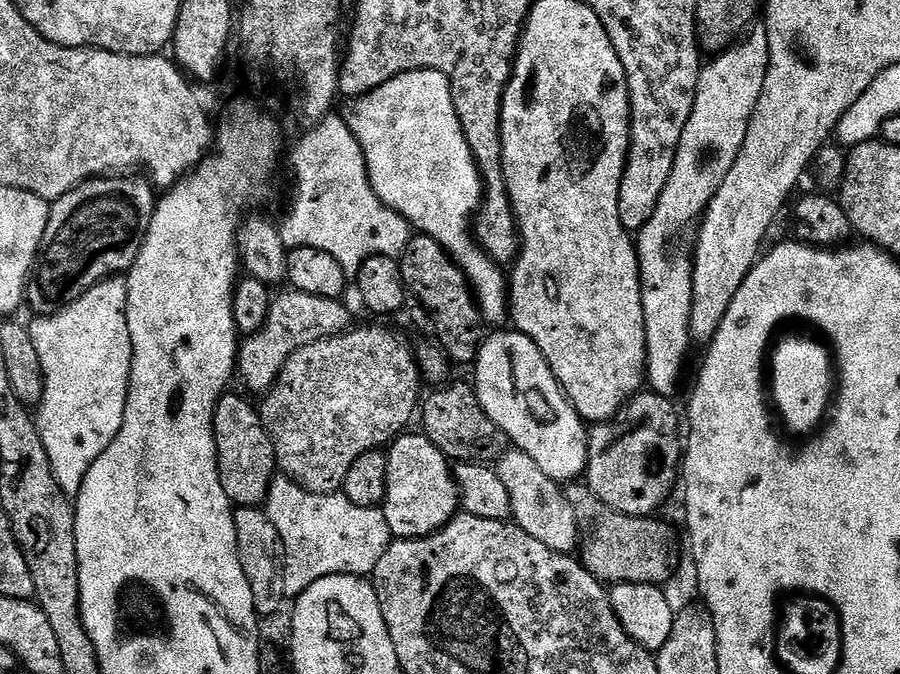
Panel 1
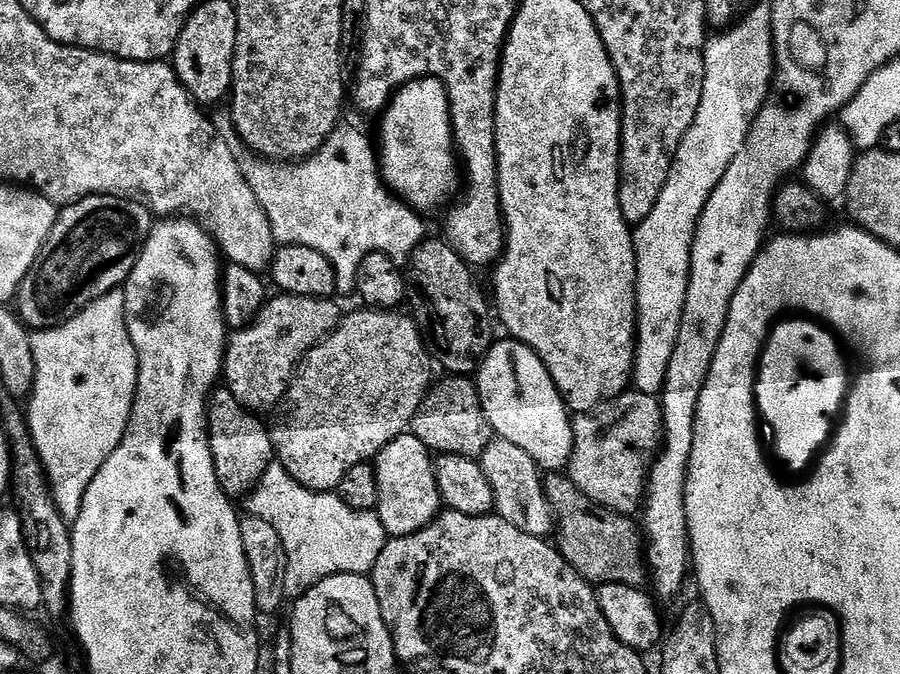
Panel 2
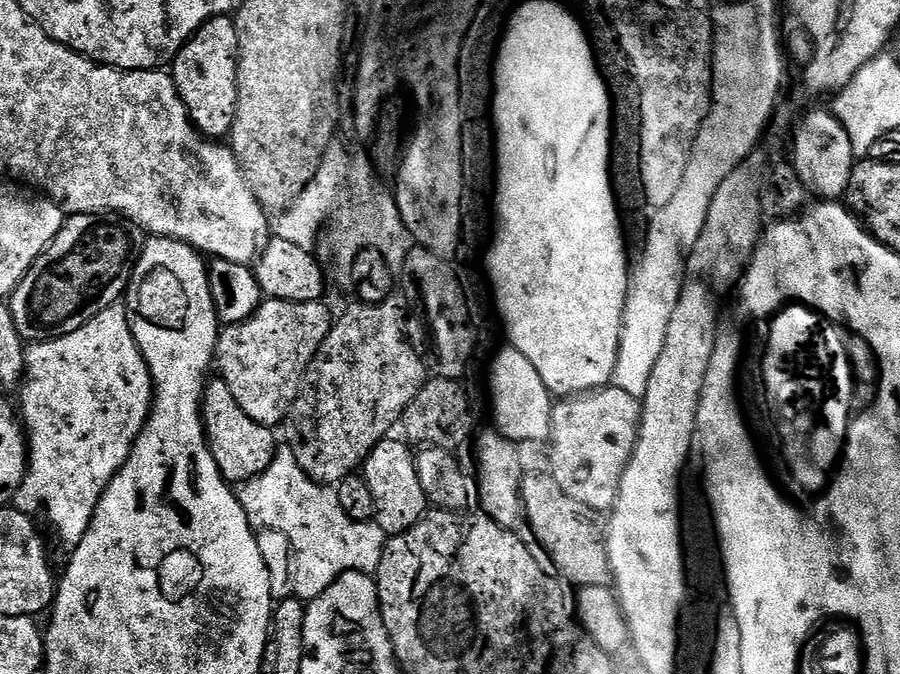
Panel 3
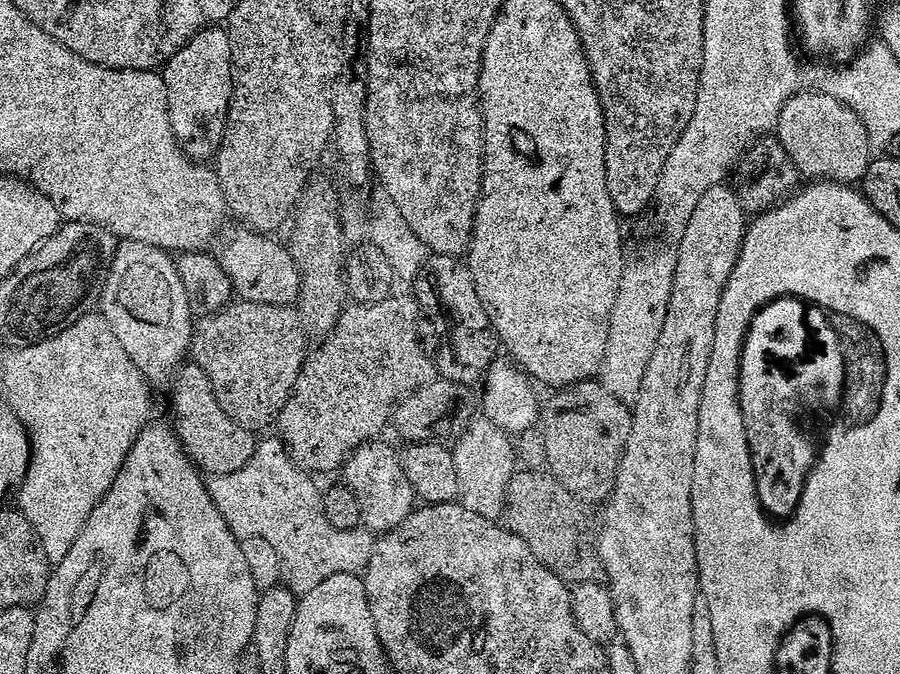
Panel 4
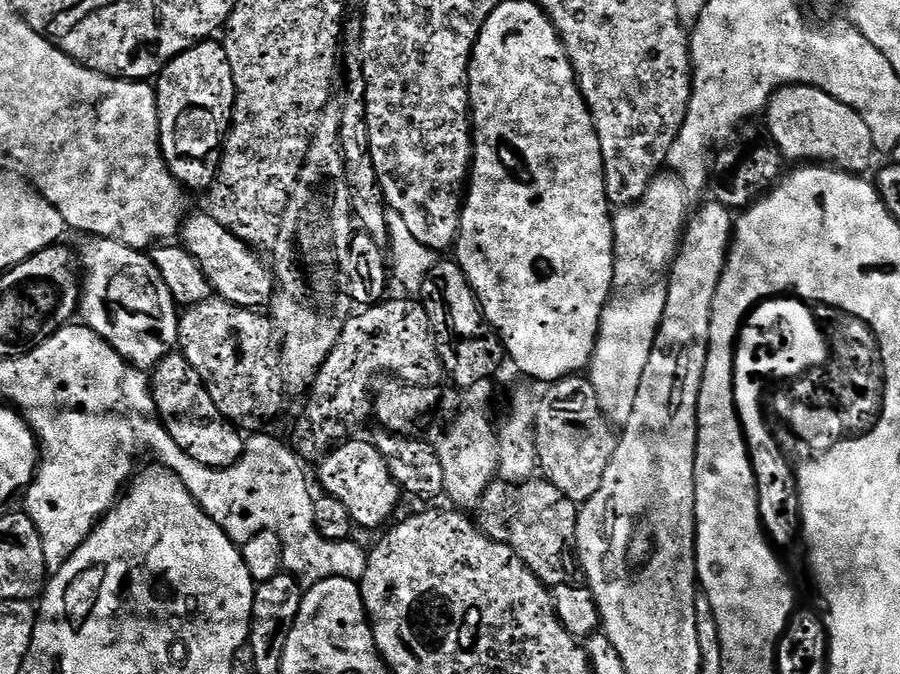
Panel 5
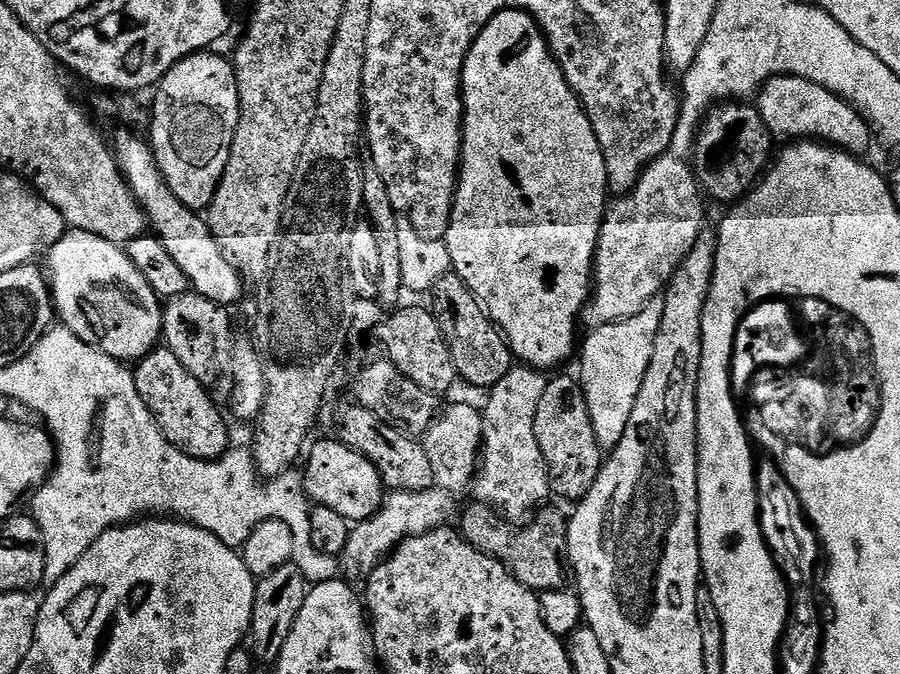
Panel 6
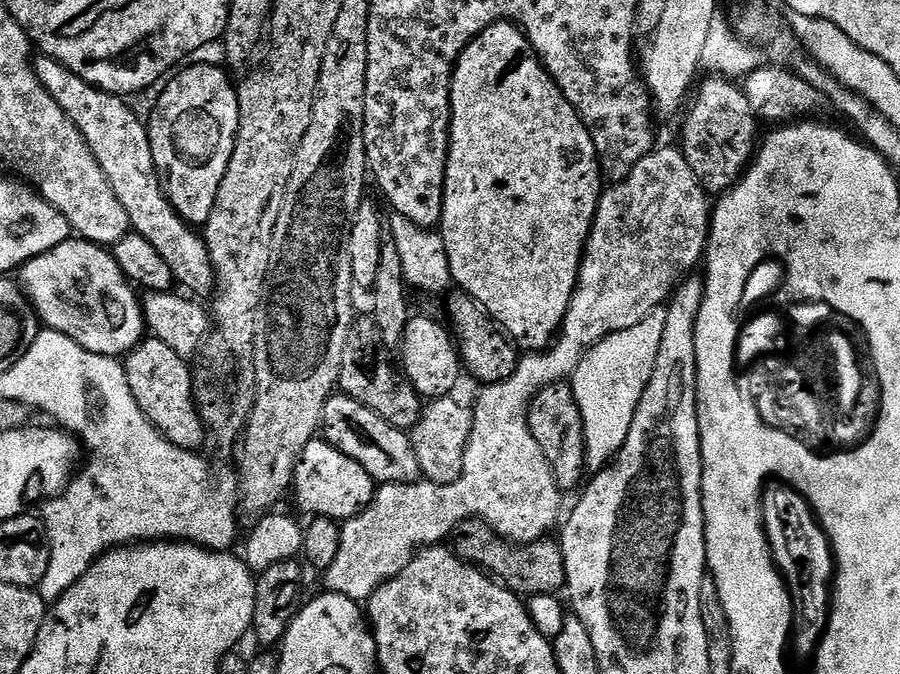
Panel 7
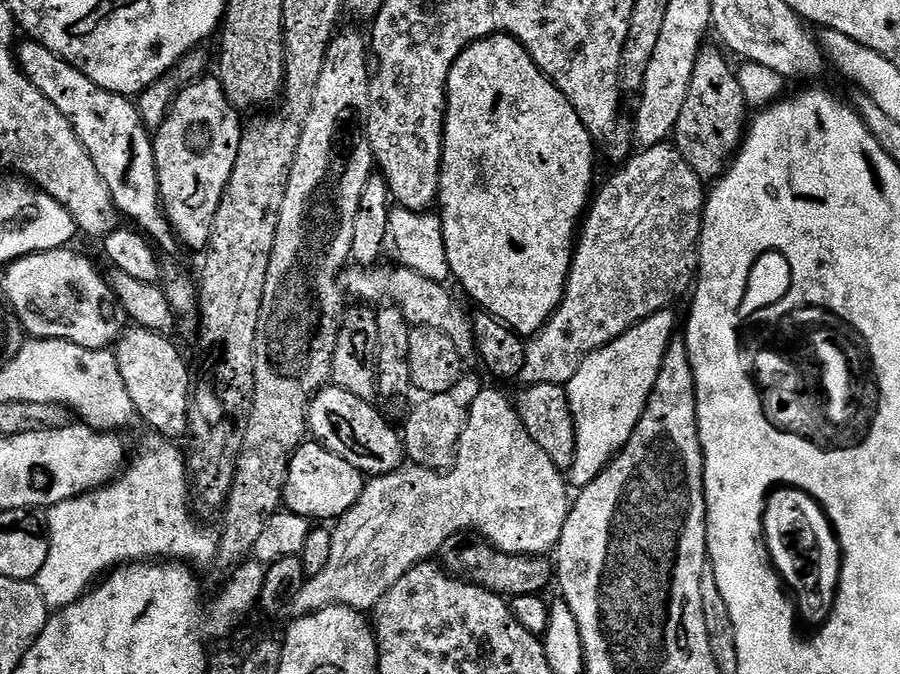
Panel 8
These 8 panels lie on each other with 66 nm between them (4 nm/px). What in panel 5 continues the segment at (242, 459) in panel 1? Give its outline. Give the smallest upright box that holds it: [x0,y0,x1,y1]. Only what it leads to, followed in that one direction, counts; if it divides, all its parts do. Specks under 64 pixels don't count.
[150,354,245,468]

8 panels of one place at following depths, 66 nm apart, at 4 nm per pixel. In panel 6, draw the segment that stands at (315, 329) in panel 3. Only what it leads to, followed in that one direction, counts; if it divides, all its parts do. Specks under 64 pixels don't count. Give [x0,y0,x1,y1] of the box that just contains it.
[162,290,268,421]

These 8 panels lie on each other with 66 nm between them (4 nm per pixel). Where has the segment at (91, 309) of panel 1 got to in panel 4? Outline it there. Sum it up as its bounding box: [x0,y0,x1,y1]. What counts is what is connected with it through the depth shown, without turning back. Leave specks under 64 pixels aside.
[2,314,150,566]

